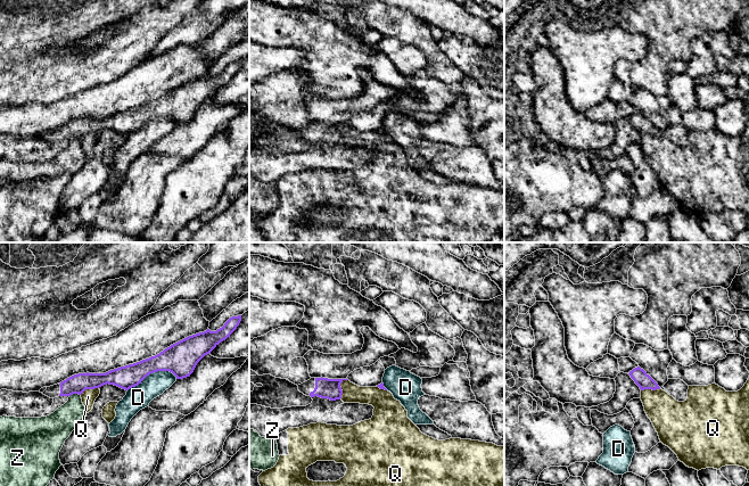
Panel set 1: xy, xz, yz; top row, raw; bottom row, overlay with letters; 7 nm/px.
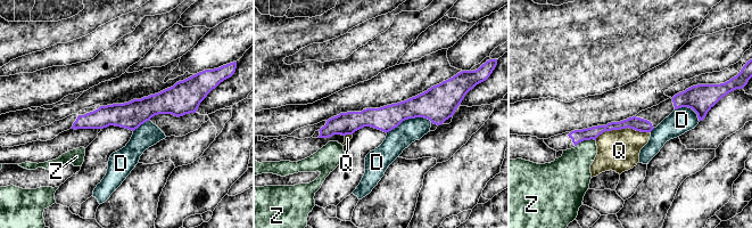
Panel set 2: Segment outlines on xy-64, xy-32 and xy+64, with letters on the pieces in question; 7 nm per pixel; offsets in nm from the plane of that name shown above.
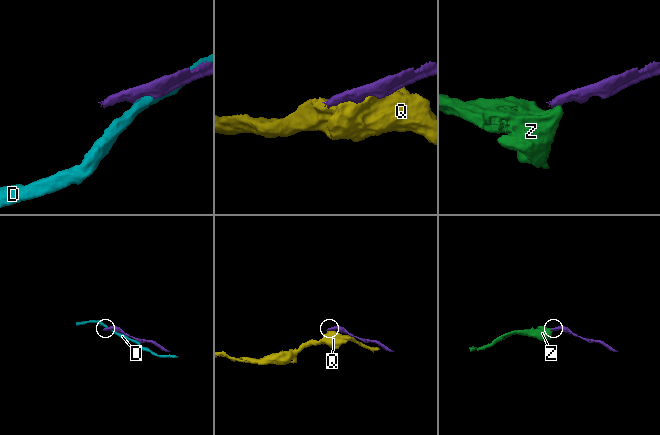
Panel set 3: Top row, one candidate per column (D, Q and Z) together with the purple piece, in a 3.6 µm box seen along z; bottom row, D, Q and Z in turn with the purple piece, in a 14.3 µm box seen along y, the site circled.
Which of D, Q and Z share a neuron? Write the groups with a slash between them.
D / Q / Z

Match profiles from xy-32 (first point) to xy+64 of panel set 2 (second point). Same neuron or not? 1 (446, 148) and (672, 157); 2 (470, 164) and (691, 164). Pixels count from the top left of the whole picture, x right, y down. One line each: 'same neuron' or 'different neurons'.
1: different neurons
2: different neurons

